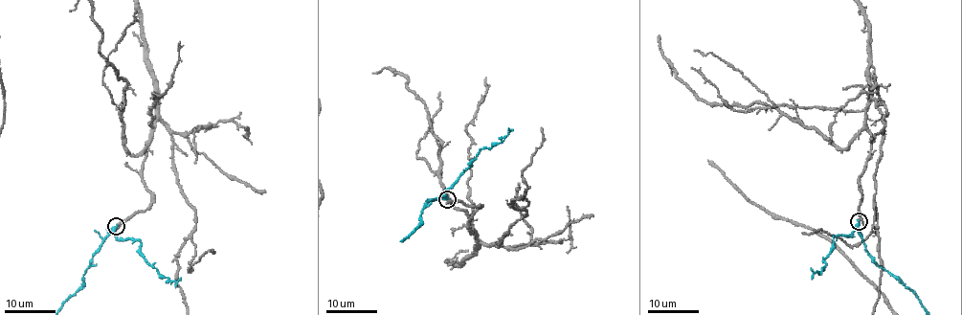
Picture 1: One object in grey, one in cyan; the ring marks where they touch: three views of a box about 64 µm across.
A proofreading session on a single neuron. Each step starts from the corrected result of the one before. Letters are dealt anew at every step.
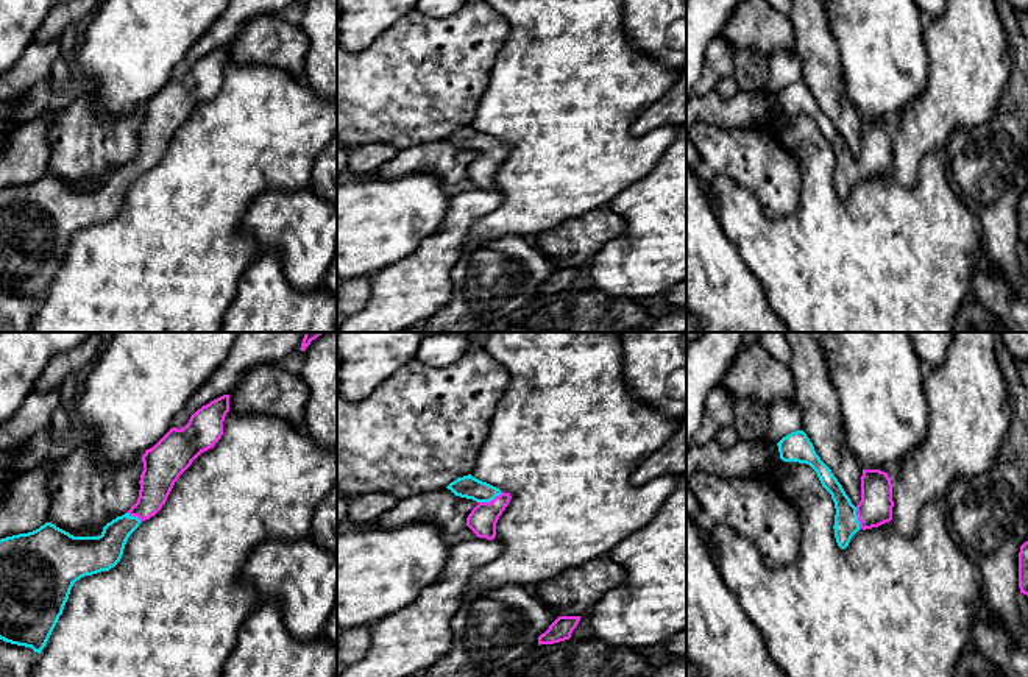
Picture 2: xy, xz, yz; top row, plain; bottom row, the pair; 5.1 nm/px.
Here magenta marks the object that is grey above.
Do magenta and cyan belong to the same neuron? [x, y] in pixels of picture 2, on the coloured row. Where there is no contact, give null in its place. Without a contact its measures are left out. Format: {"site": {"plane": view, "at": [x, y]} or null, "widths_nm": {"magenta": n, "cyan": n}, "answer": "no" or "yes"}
{"site": {"plane": "xz", "at": [490, 501]}, "widths_nm": {"magenta": 150, "cyan": 120}, "answer": "yes"}

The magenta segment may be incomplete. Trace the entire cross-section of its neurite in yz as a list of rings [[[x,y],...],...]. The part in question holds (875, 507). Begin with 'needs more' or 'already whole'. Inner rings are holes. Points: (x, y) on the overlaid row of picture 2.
needs more; [[[803,431],[788,434],[777,446],[783,462],[810,465],[822,487],[831,494],[836,509],[835,538],[841,549],[849,546],[852,537],[860,529],[878,527],[892,519],[892,484],[888,473],[863,470],[861,501],[855,507],[831,470],[816,454],[813,443]]]

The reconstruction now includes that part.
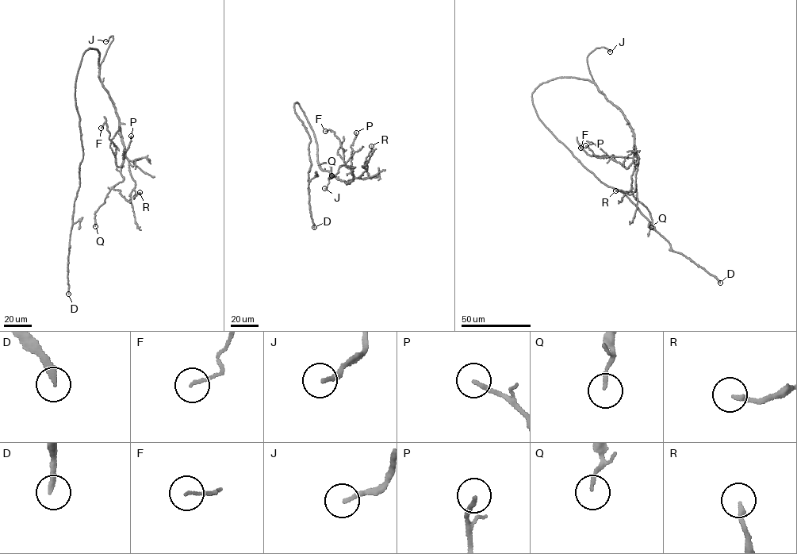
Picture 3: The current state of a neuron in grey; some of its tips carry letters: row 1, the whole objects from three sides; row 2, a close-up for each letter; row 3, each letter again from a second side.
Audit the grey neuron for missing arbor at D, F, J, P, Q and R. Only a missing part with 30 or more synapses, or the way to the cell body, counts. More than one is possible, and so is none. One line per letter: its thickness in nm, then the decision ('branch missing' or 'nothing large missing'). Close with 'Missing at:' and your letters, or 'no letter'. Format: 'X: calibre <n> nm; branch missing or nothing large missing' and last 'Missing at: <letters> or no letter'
D: calibre 240 nm; branch missing
F: calibre 90 nm; nothing large missing
J: calibre 170 nm; branch missing
P: calibre 170 nm; nothing large missing
Q: calibre 110 nm; nothing large missing
R: calibre 180 nm; nothing large missing
Missing at: D, J

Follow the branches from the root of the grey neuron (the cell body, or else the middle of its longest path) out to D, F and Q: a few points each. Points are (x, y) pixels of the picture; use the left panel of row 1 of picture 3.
D: (81, 60), (74, 98), (83, 151), (70, 240), (68, 294)
F: (81, 60), (90, 48), (99, 53), (99, 78), (116, 109), (124, 148), (120, 167), (105, 121), (101, 128)
Q: (81, 60), (90, 48), (99, 53), (99, 78), (116, 109), (124, 148), (123, 180), (95, 213), (95, 226)

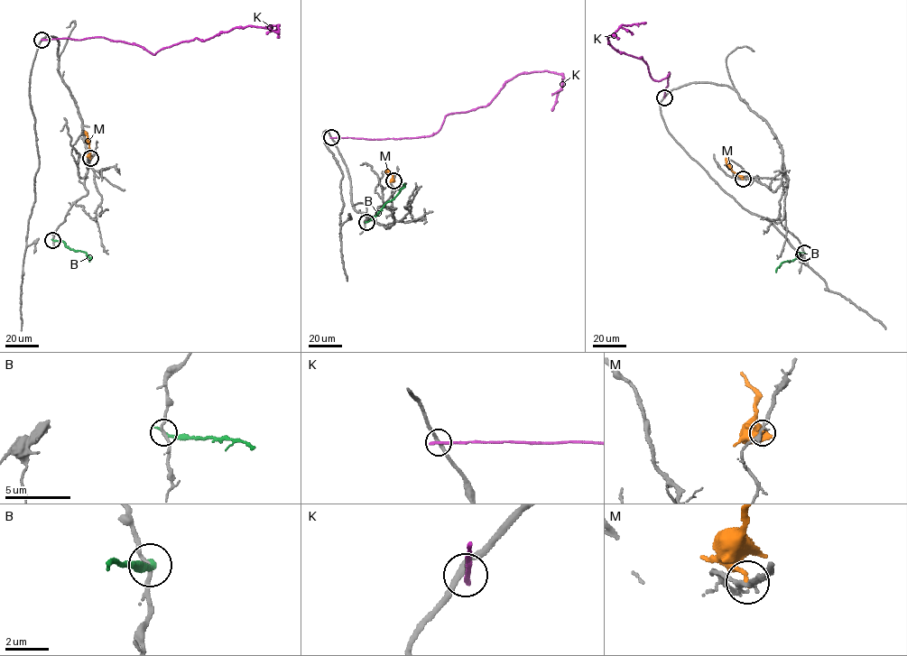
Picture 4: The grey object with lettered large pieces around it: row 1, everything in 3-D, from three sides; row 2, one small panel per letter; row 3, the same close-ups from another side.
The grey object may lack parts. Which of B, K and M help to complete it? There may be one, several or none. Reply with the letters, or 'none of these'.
none of these

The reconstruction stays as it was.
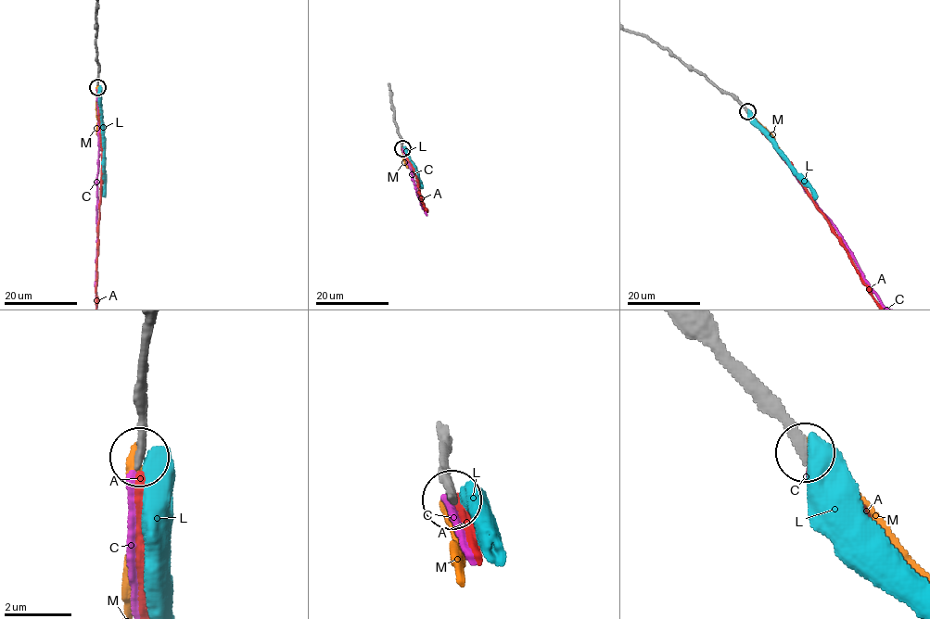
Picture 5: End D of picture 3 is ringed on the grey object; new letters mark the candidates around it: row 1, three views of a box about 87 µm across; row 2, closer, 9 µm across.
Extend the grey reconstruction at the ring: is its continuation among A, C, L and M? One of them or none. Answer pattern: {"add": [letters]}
{"add": []}

